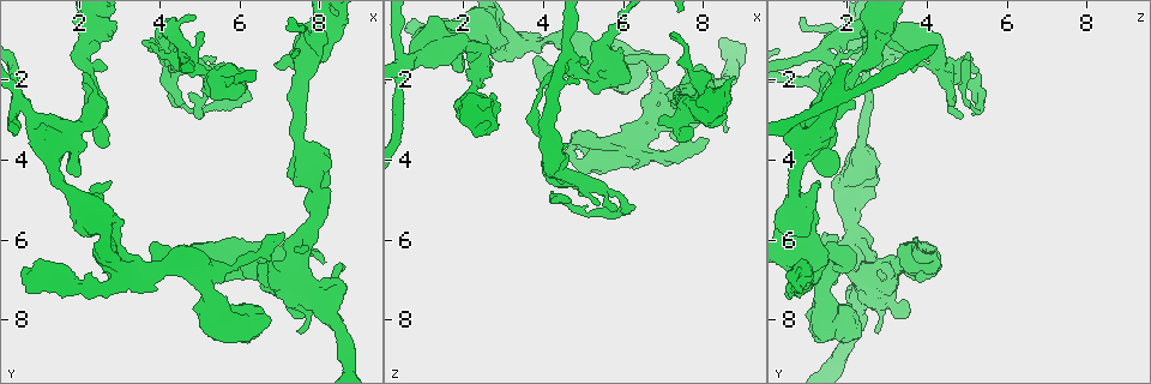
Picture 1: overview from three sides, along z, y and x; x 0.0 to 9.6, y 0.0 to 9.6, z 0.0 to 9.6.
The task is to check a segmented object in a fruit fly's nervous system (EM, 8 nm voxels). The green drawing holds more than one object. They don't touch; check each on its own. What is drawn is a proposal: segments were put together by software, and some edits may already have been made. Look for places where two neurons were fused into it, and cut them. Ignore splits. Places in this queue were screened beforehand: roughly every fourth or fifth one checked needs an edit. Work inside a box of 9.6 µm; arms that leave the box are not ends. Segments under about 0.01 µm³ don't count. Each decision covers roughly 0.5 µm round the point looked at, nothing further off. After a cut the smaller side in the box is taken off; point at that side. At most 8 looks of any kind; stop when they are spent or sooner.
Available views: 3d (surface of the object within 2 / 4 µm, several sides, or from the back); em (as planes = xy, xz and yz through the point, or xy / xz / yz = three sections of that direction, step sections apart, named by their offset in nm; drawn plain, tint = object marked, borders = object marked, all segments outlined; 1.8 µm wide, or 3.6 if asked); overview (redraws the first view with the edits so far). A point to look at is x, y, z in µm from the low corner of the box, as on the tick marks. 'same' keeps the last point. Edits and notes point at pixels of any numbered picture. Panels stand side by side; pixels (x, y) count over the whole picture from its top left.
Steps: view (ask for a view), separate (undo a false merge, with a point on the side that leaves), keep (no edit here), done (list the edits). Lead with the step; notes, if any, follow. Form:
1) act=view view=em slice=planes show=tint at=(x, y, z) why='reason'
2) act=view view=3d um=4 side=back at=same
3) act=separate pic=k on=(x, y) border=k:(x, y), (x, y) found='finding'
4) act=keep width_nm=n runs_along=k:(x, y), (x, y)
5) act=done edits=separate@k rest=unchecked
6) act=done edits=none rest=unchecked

act=view view=3d um=4 at=(5.15, 7.00, 1.45) why='abrupt turn'

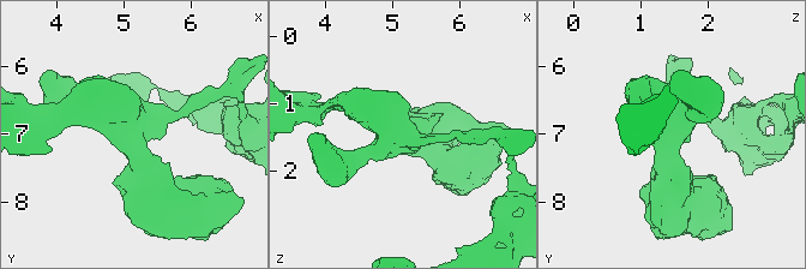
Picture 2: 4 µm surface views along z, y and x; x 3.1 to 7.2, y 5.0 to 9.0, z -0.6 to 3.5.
act=view view=em slice=yz step=8 show=tint at=(5.10, 7.00, 1.40) arms=4

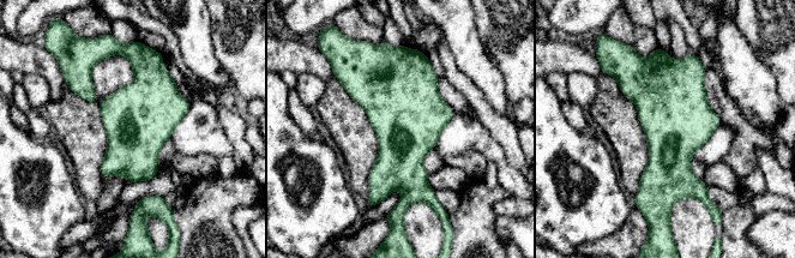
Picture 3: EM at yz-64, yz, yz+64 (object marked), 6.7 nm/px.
act=keep found='one neuron here'

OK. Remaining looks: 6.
act=view view=em slice=xz step=4 show=tint at=(5.70, 2.00, 0.80) why='calibre changes'

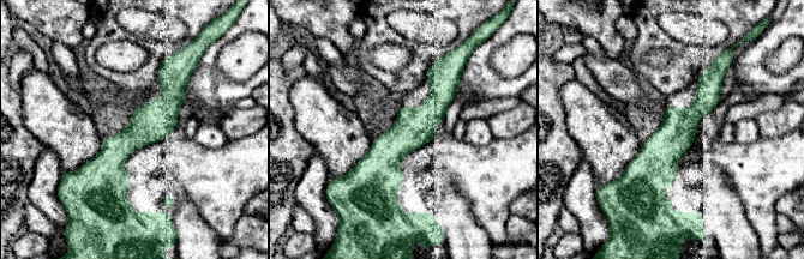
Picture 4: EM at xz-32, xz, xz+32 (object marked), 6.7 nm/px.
act=view view=em slice=planes show=tint at=same

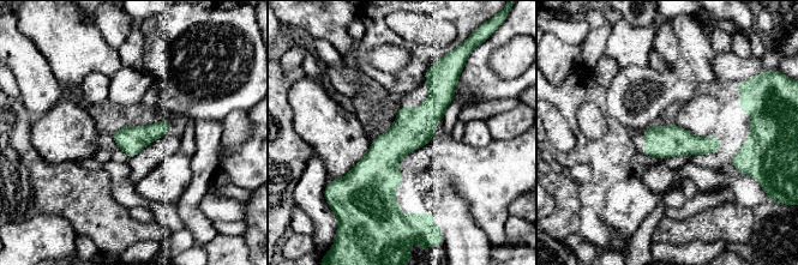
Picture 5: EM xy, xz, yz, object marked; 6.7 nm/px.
act=keep runs_along=5:(432, 70), (433, 108), (386, 155), (389, 205) found='one neuron here'

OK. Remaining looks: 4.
act=view view=em slice=planes show=tint at=(5.45, 1.85, 4.75) why='side arm on a straight run'

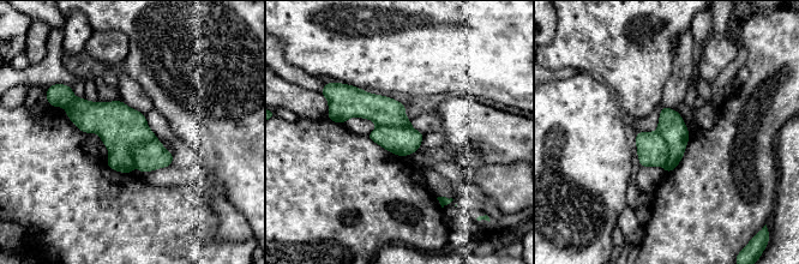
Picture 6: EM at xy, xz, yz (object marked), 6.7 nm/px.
act=separate pic=6 on=(120, 127) border=6:(156, 138), (132, 149), (133, 163) found='two neurons meet here'

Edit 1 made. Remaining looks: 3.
act=done edits=separate@6 rest=unchecked

